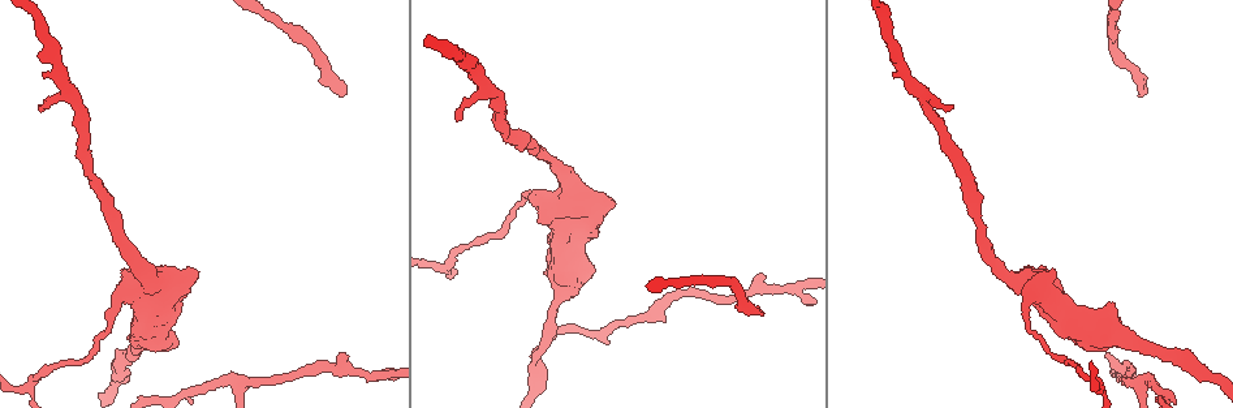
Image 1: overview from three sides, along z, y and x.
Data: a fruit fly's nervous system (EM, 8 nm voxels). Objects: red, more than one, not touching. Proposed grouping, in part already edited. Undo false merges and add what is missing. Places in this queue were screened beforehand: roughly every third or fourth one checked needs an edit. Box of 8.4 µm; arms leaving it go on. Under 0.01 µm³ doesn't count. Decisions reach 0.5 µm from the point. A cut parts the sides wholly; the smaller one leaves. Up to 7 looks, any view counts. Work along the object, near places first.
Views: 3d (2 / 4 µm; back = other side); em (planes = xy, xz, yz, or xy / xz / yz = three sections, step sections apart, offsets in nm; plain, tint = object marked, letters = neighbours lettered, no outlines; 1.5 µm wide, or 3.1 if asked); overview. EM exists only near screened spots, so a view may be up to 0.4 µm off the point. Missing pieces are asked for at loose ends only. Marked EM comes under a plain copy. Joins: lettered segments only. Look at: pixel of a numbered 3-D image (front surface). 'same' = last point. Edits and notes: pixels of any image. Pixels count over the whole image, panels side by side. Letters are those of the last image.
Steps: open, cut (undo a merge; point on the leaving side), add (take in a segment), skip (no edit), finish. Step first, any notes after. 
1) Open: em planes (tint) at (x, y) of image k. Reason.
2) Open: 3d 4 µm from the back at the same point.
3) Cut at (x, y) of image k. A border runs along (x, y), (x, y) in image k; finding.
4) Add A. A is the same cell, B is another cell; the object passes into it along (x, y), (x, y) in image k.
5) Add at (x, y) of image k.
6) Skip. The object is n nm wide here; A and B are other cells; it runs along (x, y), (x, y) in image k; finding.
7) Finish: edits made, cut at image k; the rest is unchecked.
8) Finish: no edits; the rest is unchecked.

Open: em planes (letters) at (1105, 355) of image 1. Branch stops here.

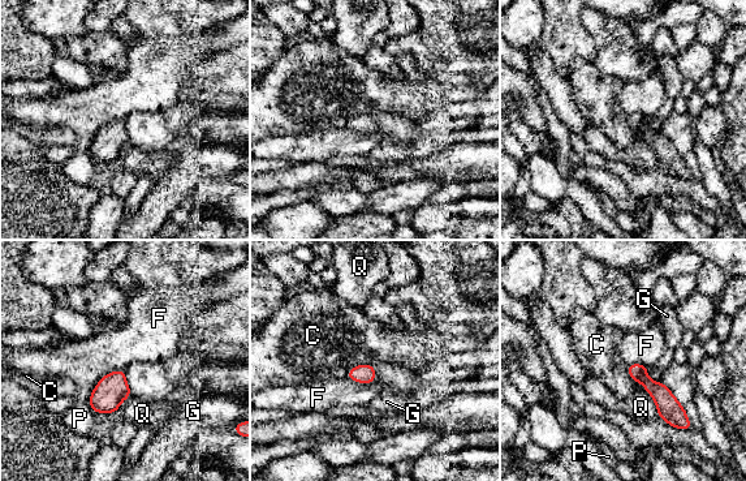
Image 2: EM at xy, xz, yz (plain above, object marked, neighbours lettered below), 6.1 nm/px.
Skip. C, F, G, P and Q are other cells; no lettered segment goes on from it.

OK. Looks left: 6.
Open: 3d 2 µm at (444, 270) of image 1. Abrupt turn.

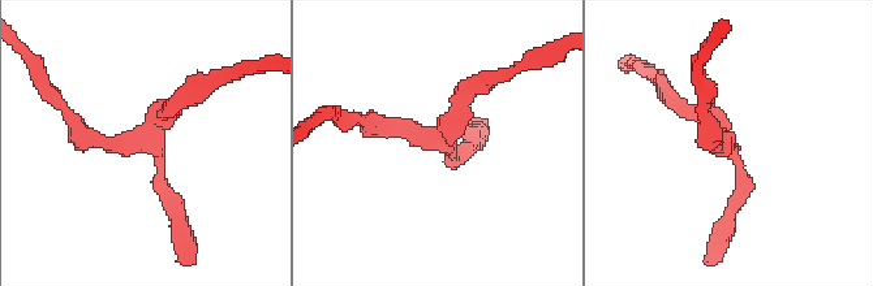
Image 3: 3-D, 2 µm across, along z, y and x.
Open: em xz step 4 (tint) at (154, 126) of image 3.

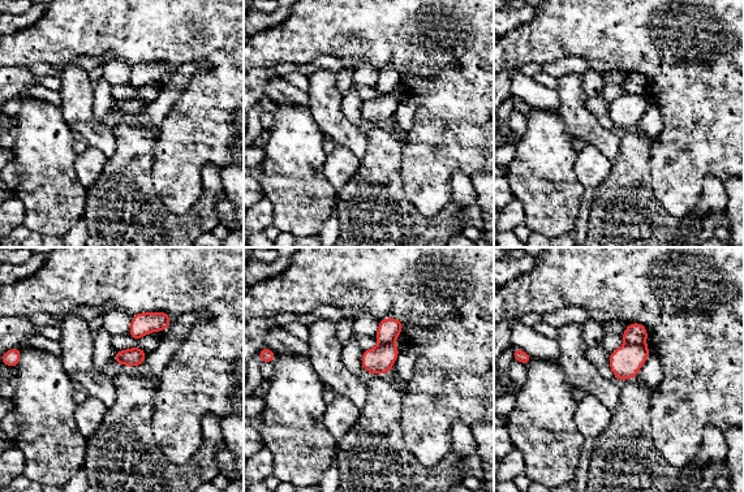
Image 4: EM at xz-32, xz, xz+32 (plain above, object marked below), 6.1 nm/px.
Open: em planes (letters) at the same point. Cut it another way.

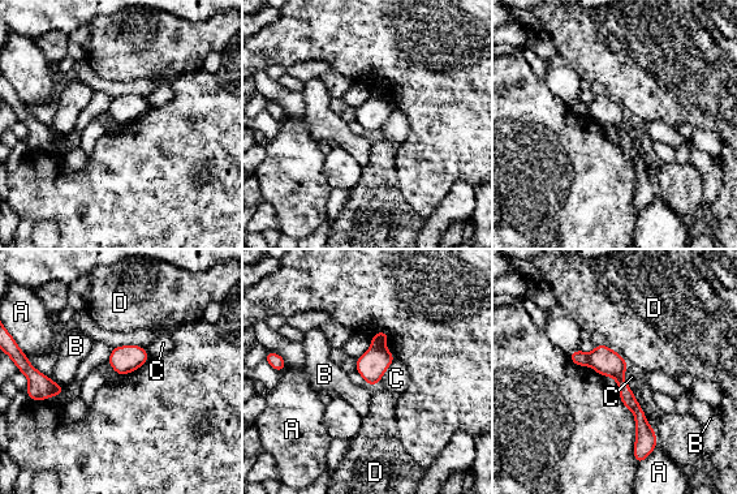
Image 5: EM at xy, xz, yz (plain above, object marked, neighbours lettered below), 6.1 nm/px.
Cut at (603, 360) of image 5. The object is 160 nm wide here; A, B, C and D are other cells; the part that leaves runs along (598, 348), (638, 412), (639, 449) in image 5; two neurons meet here.

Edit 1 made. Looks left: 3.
Open: em yz step 8 (tint) at (1145, 90) of image 1. An open end.

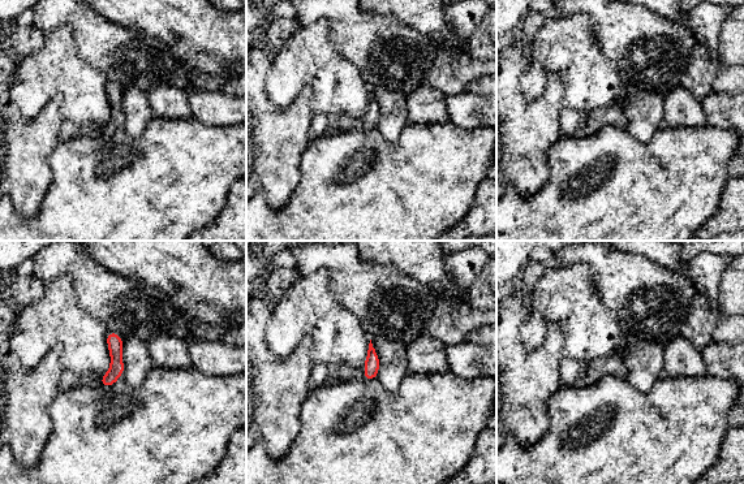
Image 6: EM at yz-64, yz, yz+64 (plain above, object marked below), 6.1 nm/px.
Open: em planes (letters) at the same point.

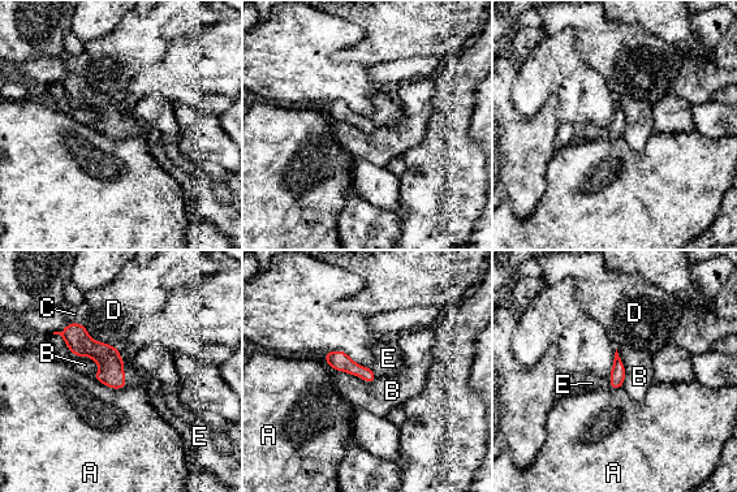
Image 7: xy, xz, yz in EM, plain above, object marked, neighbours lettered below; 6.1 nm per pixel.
Add at (133, 376) of image 7. The longest contact is with B, 380 nm; E is the same cell, A, B, C and D are other cells; the neuron continues.

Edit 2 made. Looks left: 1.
Finish: edits made, cut at image 5, add at image 7; the rest is unchecked.

